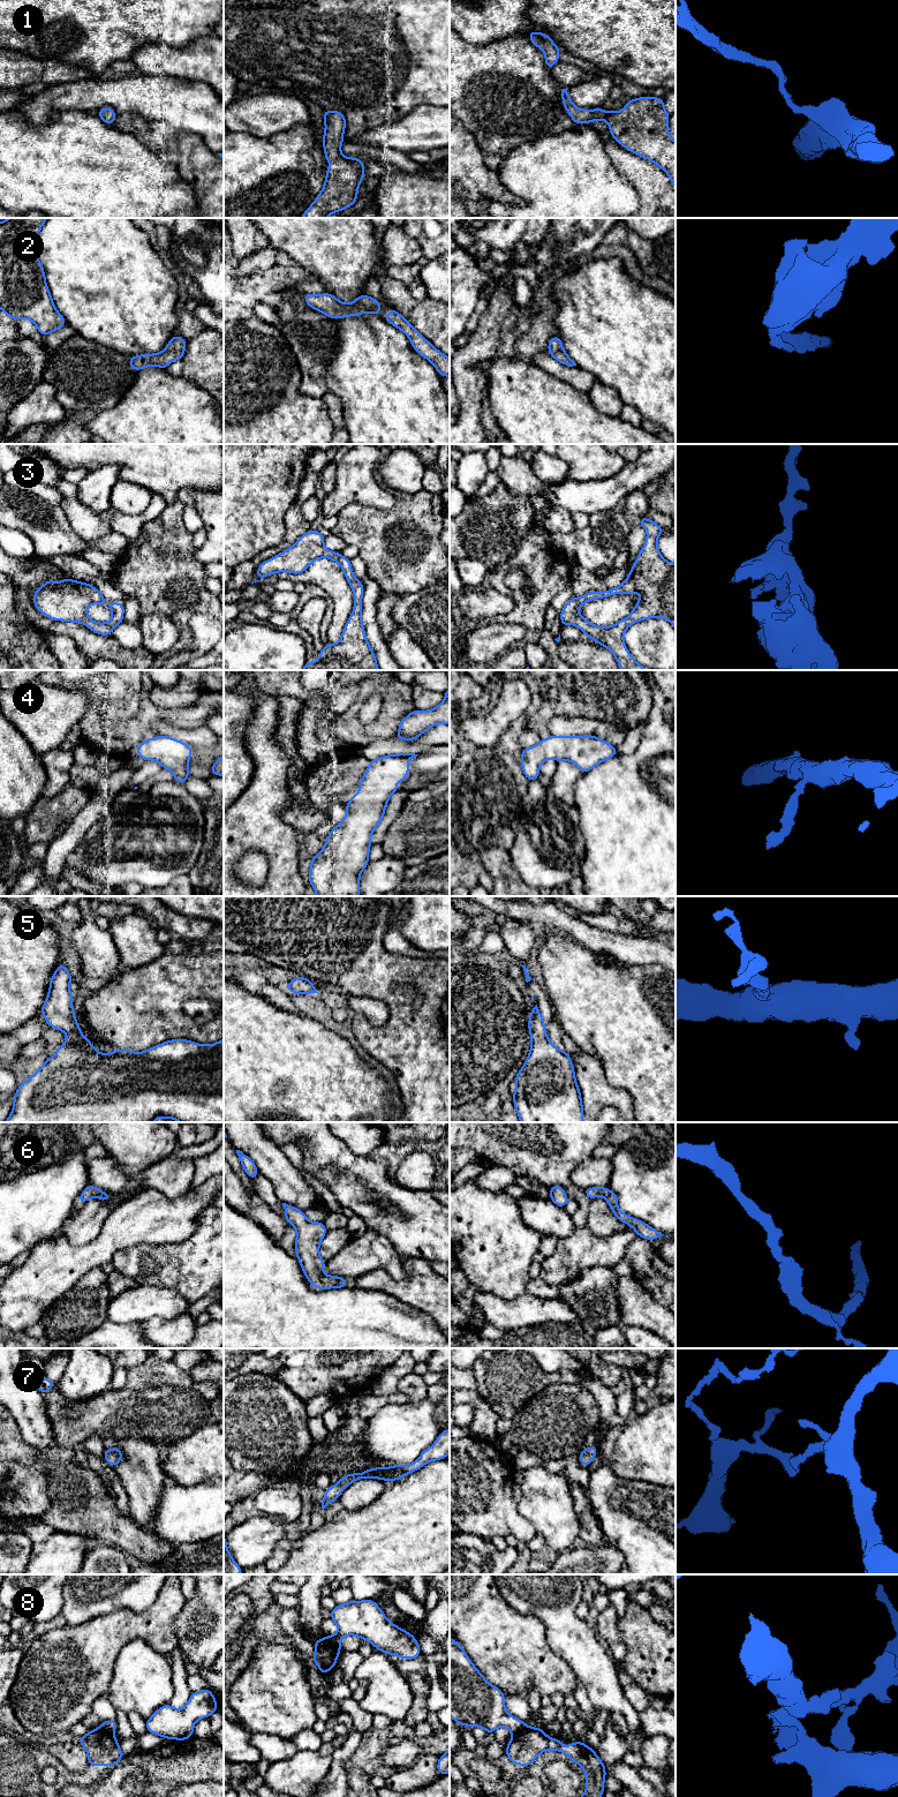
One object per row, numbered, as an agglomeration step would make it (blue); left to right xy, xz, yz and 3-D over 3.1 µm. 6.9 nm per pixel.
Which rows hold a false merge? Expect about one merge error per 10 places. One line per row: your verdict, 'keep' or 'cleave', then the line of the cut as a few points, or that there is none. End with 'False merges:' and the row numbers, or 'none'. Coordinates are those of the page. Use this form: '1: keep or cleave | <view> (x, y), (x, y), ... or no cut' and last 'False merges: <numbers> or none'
1: keep | no cut
2: keep | no cut
3: keep | no cut
4: keep | no cut
5: keep | no cut
6: keep | no cut
7: keep | no cut
8: cleave | xz (324, 1637), (339, 1651)
False merges: 8

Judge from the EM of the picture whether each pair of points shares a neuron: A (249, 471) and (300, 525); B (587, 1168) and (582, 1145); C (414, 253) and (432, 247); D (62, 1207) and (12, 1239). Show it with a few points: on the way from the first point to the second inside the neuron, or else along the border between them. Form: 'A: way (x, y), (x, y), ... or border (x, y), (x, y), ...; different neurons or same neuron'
A: border (293, 503), (285, 516), (286, 535), (284, 538); different neurons
B: border (591, 1157), (572, 1172), (573, 1183); different neurons
C: border (404, 230), (419, 243), (423, 255); different neurons
D: way (50, 1207), (42, 1207), (22, 1226); same neuron

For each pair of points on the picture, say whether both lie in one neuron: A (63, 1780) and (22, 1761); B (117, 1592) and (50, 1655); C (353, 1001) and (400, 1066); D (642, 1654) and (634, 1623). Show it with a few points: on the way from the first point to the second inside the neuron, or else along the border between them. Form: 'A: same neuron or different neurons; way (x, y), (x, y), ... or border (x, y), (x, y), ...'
A: same neuron; way (59, 1768), (52, 1761), (34, 1761)
B: different neurons; border (111, 1611), (95, 1616), (77, 1625), (66, 1626)
C: different neurons; border (348, 994), (382, 1000), (387, 1008), (387, 1017)
D: same neuron; way (642, 1646), (642, 1634), (640, 1631)

